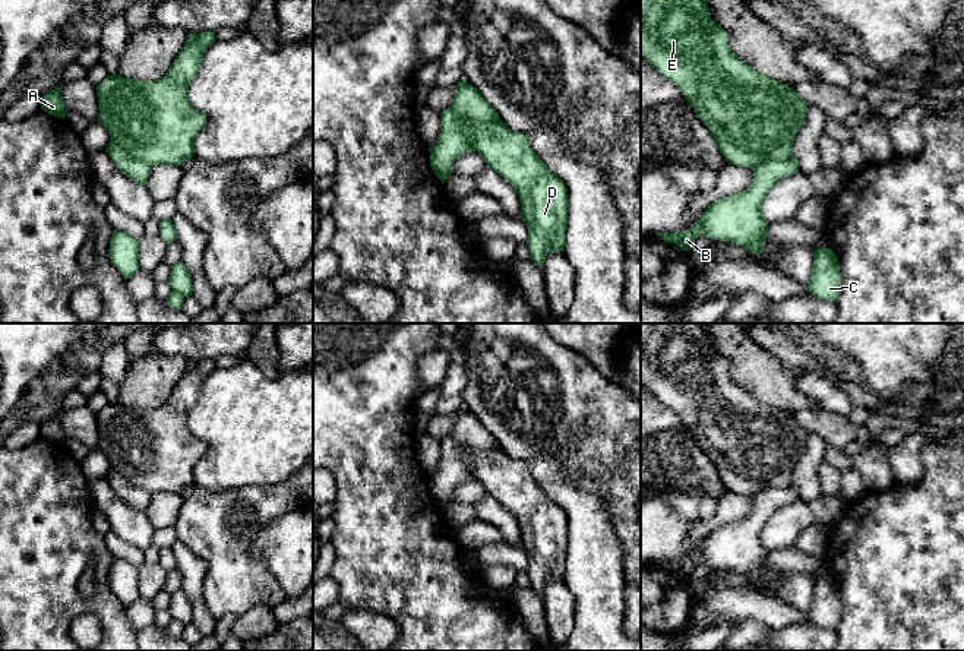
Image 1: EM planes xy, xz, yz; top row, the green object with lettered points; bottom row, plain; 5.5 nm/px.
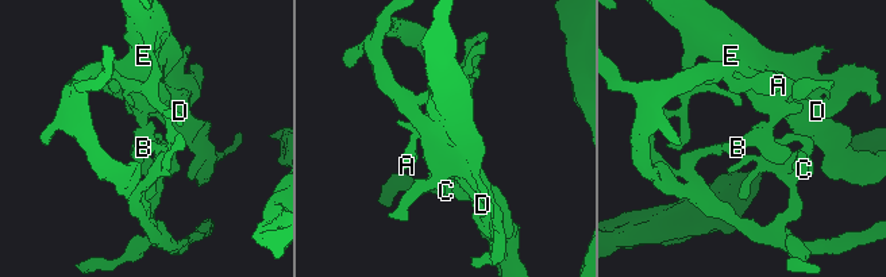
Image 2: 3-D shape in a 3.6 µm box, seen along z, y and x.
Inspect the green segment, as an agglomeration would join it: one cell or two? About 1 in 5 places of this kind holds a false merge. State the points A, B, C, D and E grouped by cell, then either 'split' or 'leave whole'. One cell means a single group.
A B C D E | leave whole

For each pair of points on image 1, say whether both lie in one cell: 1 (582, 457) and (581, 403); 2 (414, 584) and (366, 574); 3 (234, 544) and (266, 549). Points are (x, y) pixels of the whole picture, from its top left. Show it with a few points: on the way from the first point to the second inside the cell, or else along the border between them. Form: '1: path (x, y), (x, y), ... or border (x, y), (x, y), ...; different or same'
1: path (582, 443), (581, 416); same
2: path (403, 574), (378, 574); same
3: border (271, 518), (259, 530), (252, 555), (272, 575); different

